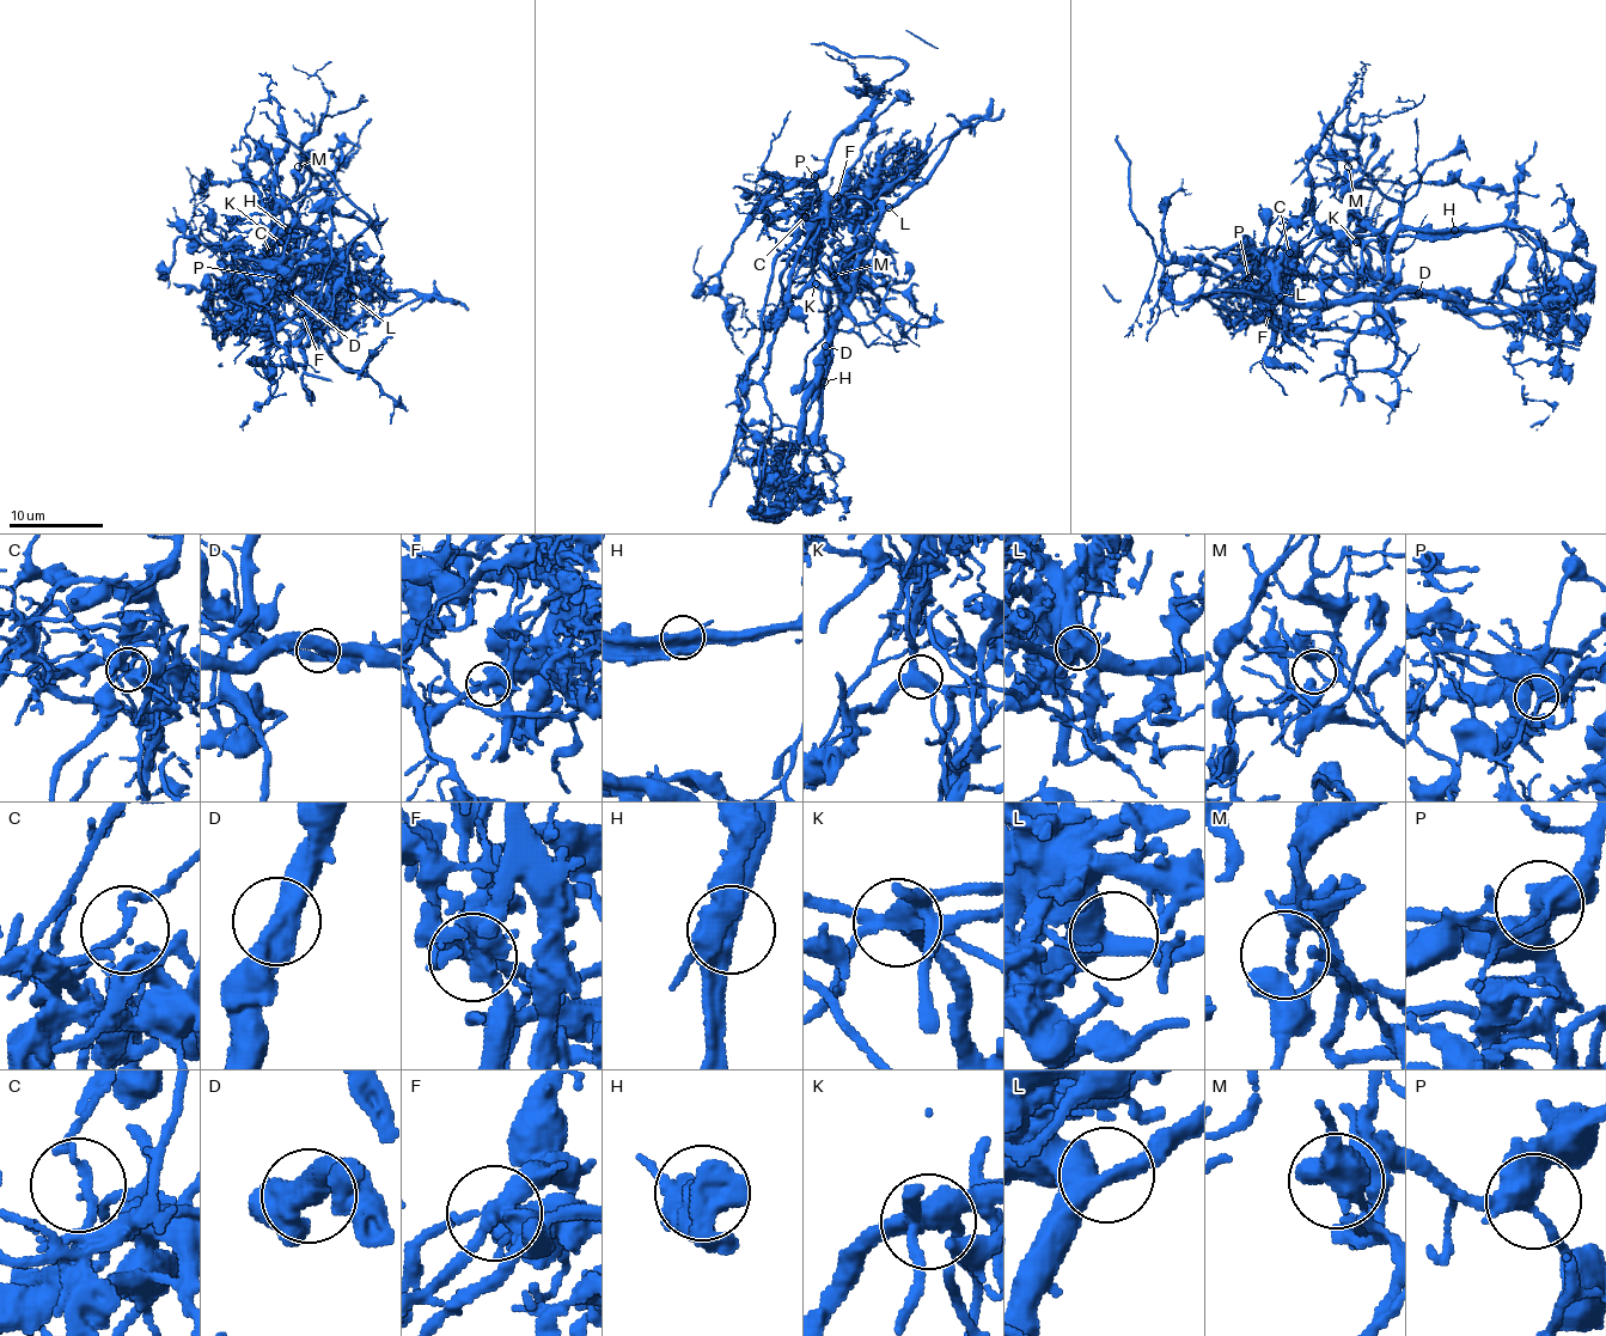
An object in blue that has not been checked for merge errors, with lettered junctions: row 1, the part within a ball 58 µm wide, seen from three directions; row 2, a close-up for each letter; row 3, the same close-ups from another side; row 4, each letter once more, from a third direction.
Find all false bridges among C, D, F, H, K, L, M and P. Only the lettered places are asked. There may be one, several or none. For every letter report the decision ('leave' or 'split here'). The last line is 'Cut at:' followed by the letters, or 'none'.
C: split here
D: split here
F: split here
H: split here
K: split here
L: leave
M: leave
P: leave
Cut at: C, D, F, H, K

